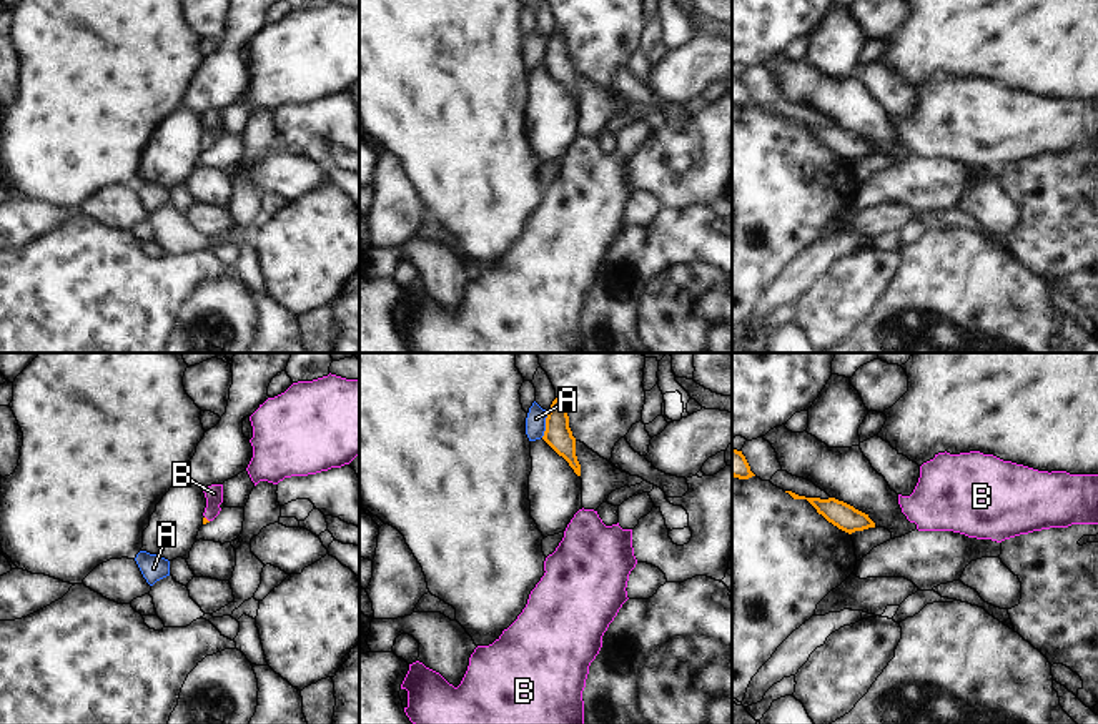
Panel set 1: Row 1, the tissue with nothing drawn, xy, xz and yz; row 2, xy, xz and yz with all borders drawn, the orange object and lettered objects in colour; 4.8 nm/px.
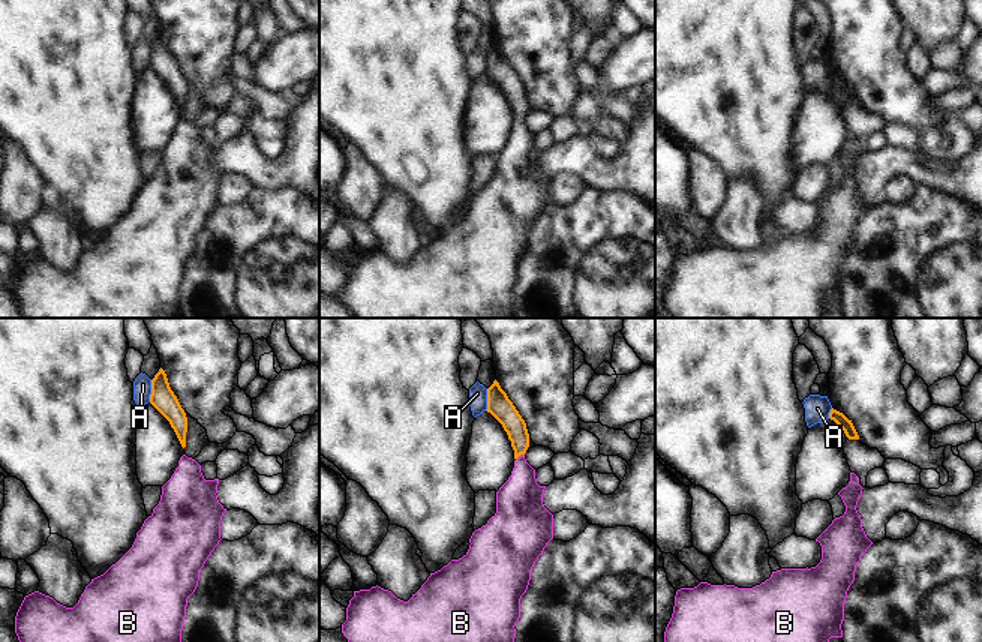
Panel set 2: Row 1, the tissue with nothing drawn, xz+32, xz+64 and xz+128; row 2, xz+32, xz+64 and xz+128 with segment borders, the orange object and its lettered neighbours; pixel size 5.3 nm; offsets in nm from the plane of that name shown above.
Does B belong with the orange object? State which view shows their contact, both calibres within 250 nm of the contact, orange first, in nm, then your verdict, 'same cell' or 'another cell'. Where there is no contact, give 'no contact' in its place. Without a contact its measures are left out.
xy | 20/90 nm | same cell

